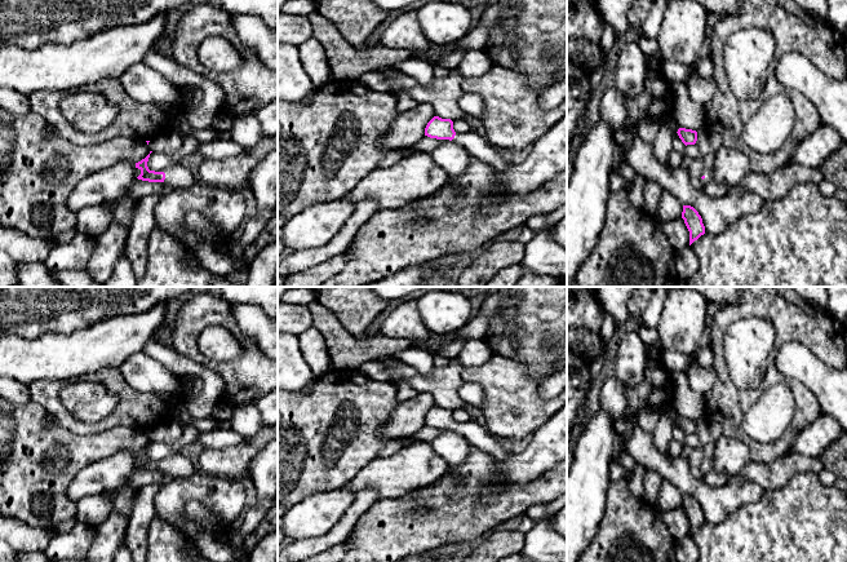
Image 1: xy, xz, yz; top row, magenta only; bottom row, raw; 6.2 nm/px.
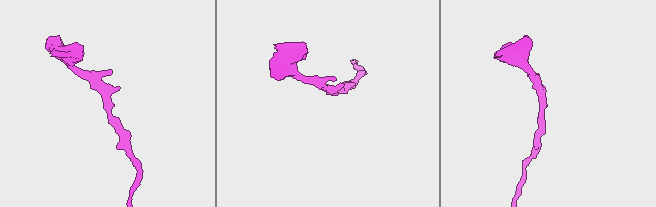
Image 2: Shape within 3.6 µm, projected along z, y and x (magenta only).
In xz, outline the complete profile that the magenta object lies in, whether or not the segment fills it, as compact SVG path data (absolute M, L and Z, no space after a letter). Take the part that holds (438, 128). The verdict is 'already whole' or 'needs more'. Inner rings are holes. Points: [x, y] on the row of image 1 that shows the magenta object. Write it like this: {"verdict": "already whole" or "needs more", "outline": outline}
{"verdict": "needs more", "outline": "M434 116L425 128L425 136L436 140L453 140L456 143L466 149L471 156L491 164L497 171L504 171L511 167L511 164L504 159L485 138L474 130L456 133L451 119Z"}

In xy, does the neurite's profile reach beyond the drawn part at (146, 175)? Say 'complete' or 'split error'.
split error

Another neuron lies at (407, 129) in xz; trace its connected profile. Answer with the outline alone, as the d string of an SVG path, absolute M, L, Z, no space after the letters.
M418 103L413 110L398 114L380 138L385 150L413 149L425 136L427 123L435 116L430 103Z

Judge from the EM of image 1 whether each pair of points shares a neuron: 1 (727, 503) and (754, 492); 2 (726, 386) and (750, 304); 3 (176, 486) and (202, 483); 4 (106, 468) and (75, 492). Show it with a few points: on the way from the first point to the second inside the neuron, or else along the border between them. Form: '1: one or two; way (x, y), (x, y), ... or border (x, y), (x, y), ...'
1: one; way (734, 496), (737, 492), (748, 492)
2: one; way (719, 364), (718, 328), (728, 318)
3: one; way (182, 486), (195, 486)
4: one; way (98, 476), (83, 485)

